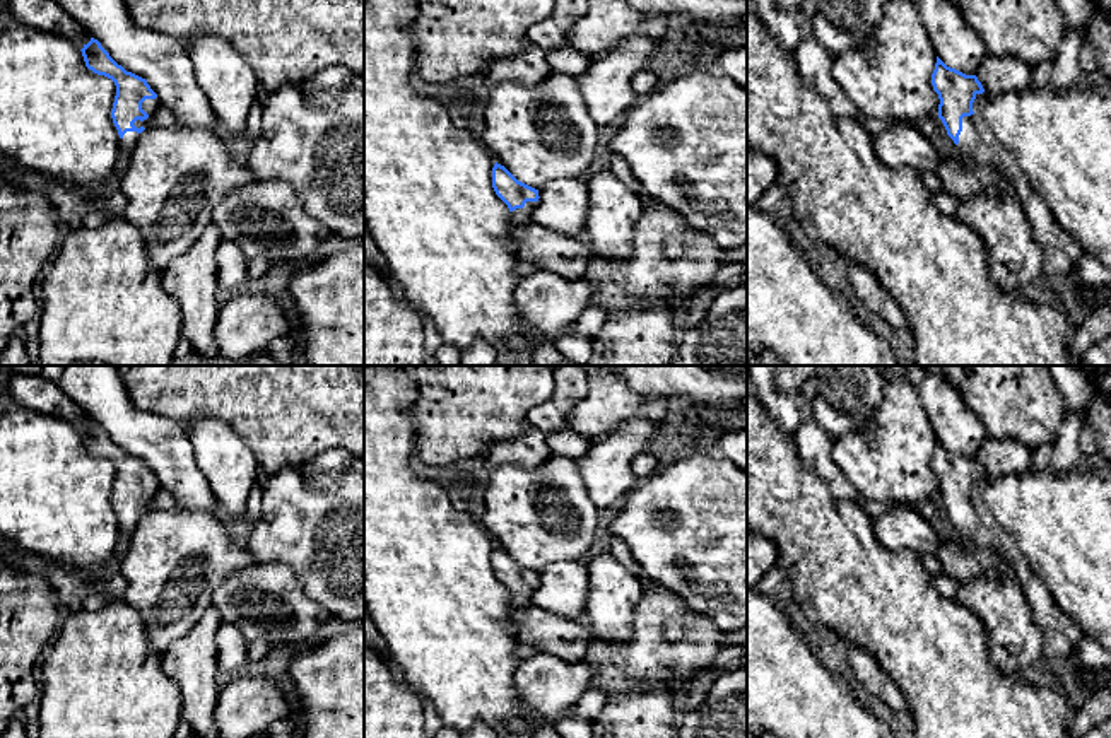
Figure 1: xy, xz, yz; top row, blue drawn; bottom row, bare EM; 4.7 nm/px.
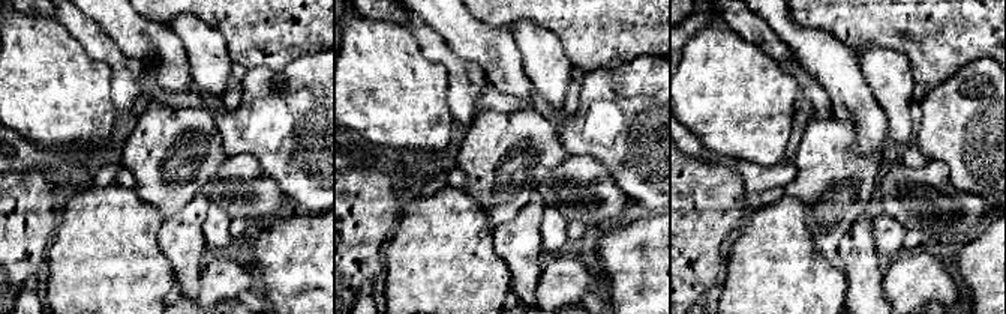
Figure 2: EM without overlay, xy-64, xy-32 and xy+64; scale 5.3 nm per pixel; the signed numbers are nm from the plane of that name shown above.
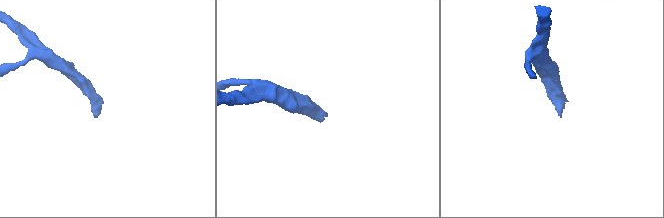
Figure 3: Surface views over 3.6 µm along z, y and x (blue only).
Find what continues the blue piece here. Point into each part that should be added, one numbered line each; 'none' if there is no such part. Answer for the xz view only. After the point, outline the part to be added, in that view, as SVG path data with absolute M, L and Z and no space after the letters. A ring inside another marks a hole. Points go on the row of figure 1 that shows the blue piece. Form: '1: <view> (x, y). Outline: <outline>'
1: xz (520, 216). Outline: M526 202L523 208L511 212L513 224L525 226L532 224L532 212L537 208L538 202Z

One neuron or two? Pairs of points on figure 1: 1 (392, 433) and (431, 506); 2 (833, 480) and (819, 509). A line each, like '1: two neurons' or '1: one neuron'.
1: one neuron
2: two neurons

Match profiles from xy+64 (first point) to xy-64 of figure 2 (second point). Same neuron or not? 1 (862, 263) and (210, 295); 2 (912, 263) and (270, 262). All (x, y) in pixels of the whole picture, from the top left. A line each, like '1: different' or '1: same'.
1: different
2: different

